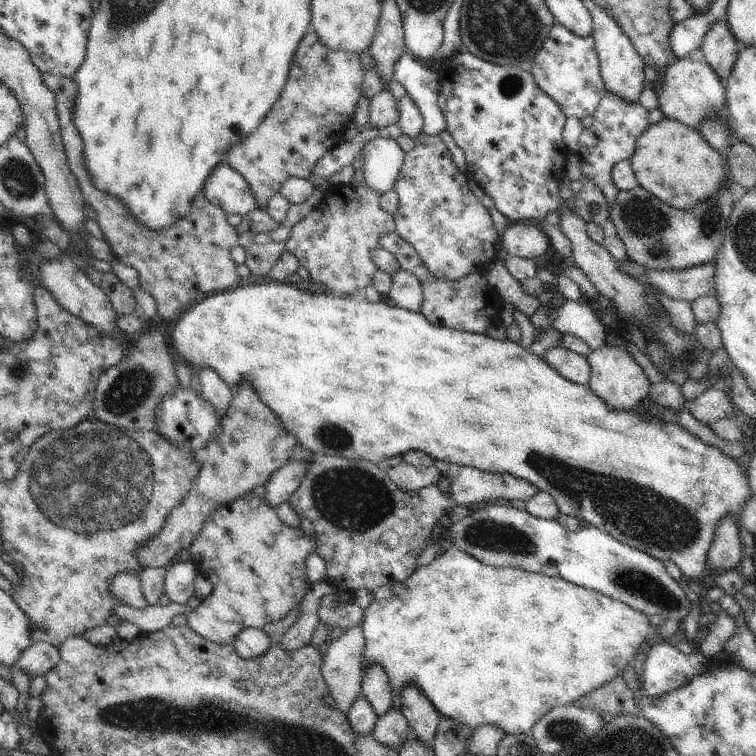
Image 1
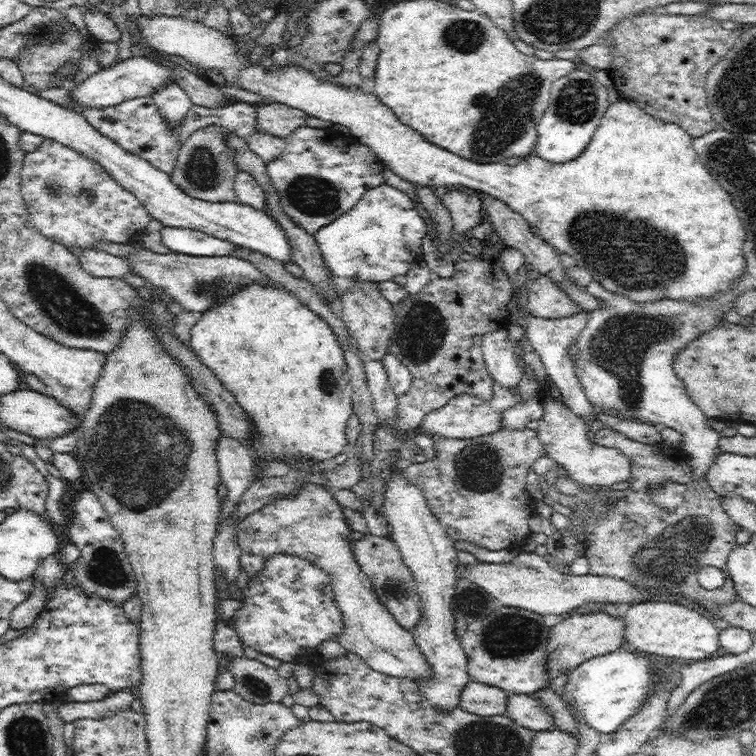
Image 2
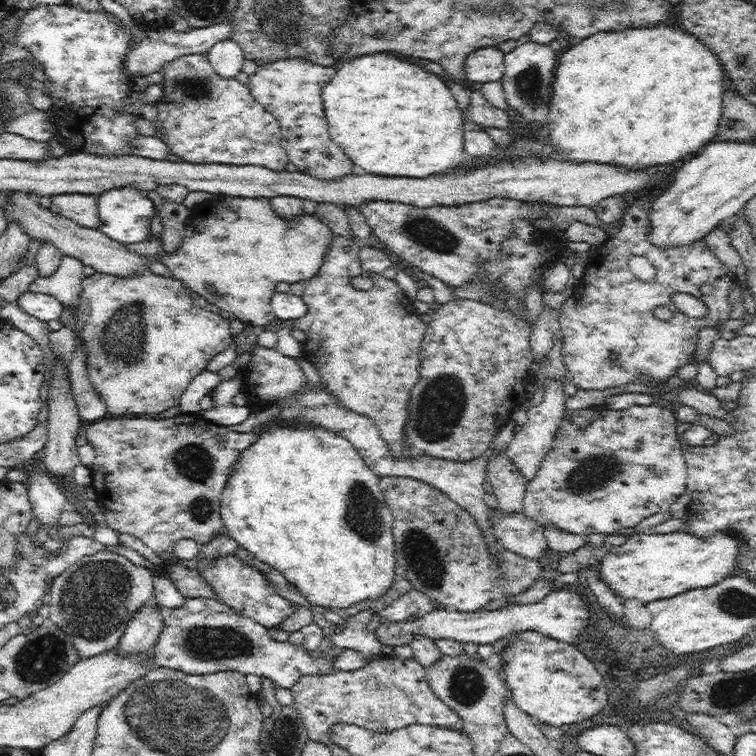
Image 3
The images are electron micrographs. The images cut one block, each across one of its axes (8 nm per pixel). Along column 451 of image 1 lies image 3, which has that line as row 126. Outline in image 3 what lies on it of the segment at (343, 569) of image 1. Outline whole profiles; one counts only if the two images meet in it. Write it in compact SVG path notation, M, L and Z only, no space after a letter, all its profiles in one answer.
M471 91L470 103L464 115L472 124L486 128L509 129L511 117L508 112L493 106L479 91Z

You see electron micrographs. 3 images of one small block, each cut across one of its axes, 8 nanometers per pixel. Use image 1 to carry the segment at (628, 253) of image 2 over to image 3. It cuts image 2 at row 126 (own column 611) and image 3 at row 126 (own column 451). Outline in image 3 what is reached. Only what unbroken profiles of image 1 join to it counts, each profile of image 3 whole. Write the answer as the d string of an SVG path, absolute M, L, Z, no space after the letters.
M679 24L667 26L636 27L630 25L620 32L602 31L587 36L580 44L568 48L560 56L560 64L555 66L555 76L551 82L551 105L548 114L548 142L554 145L554 156L574 162L612 163L636 169L647 169L654 165L672 165L682 163L712 142L717 135L722 115L722 98L726 91L727 77L716 54L698 37L686 32Z

